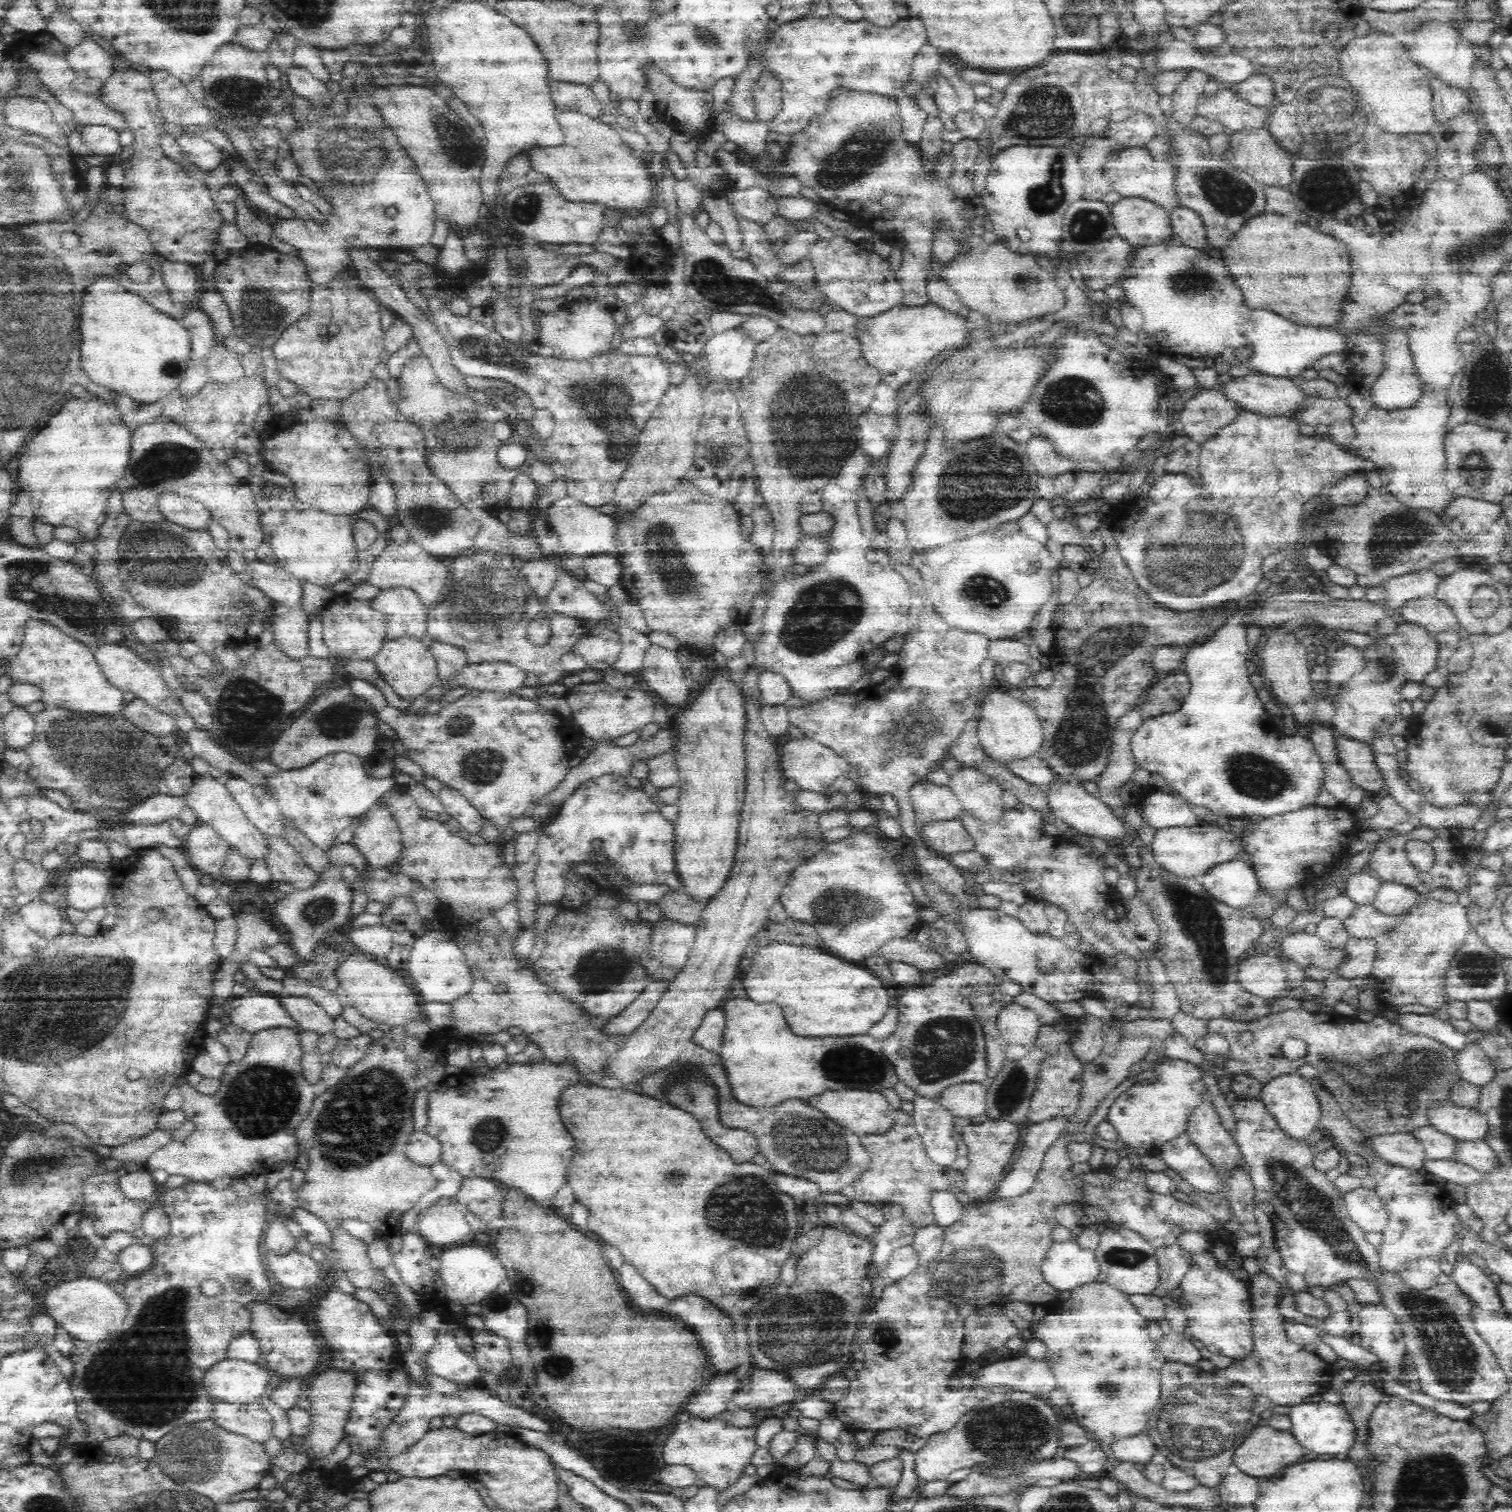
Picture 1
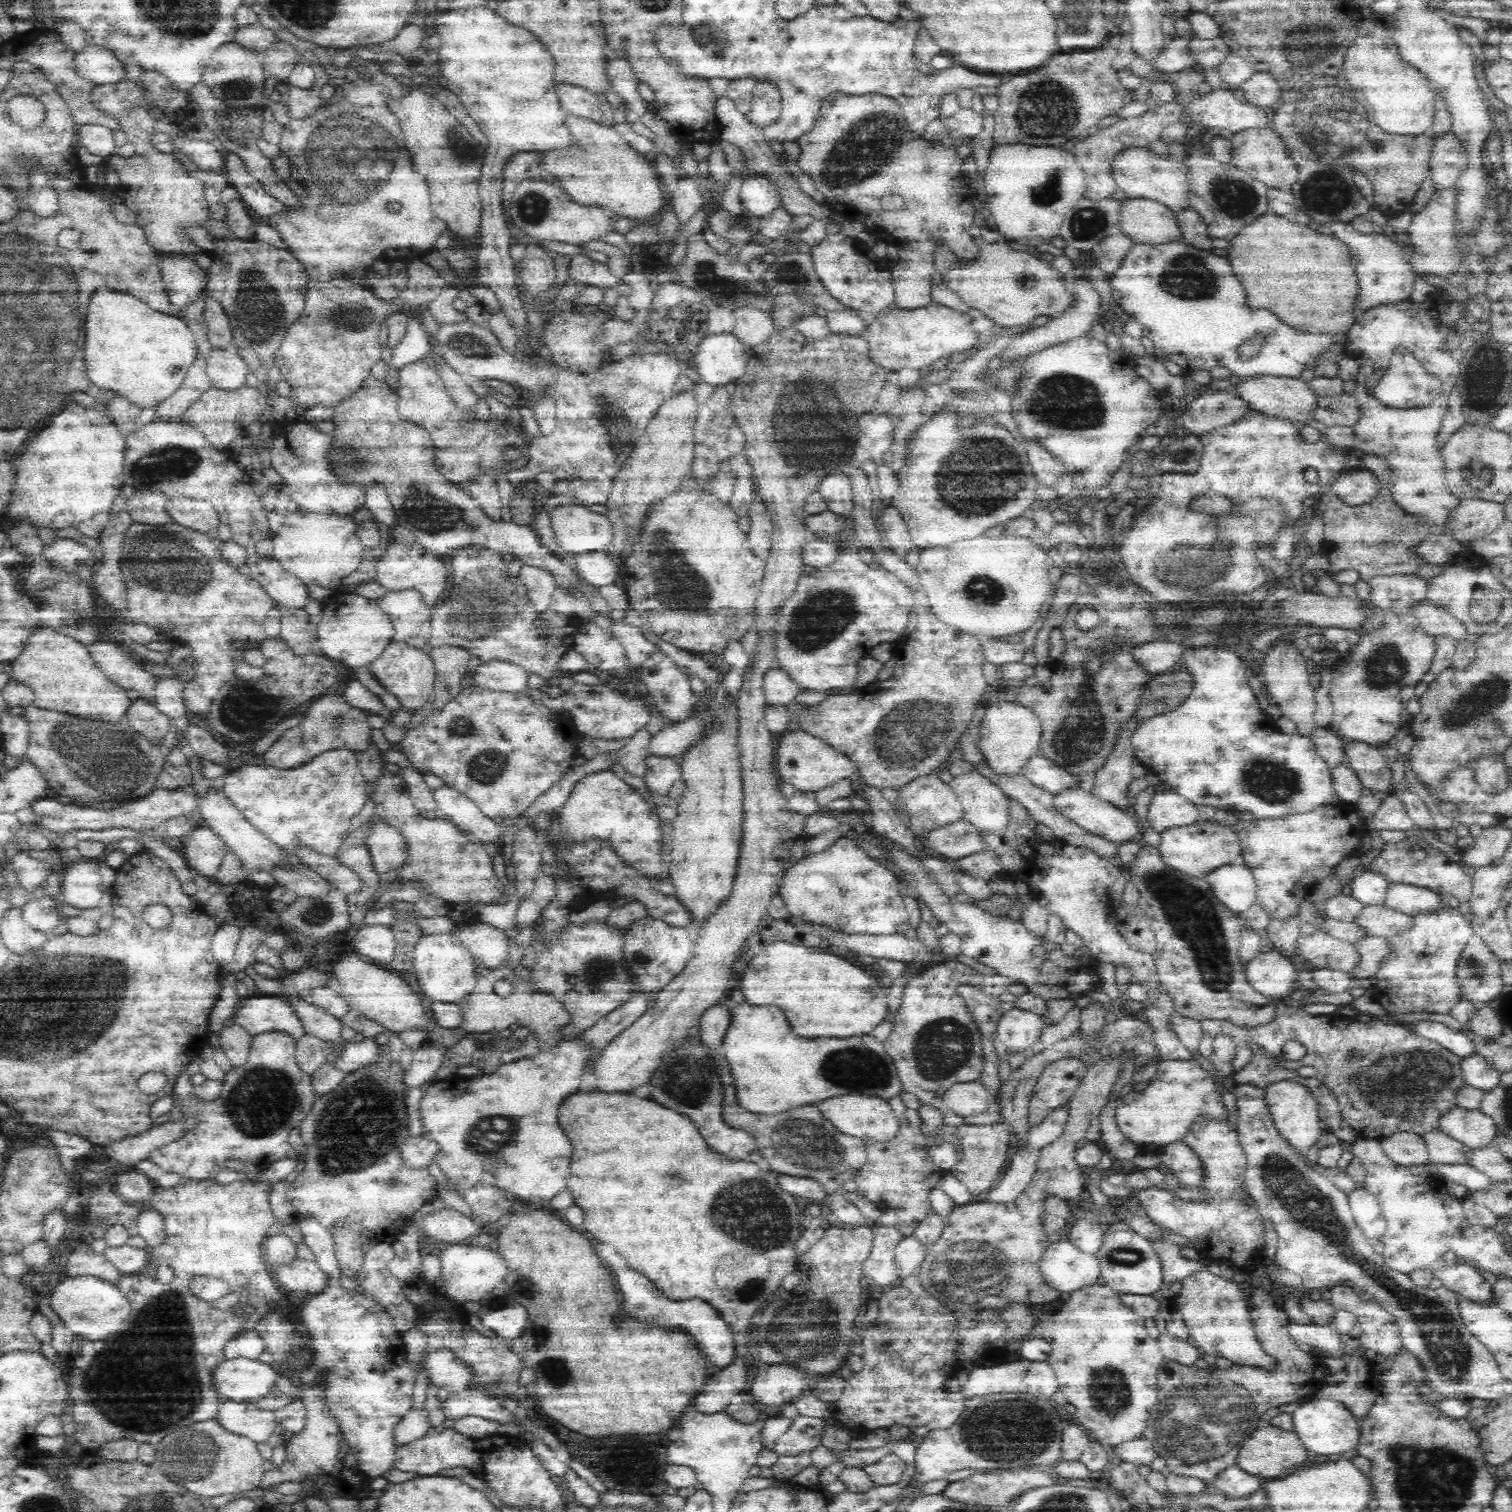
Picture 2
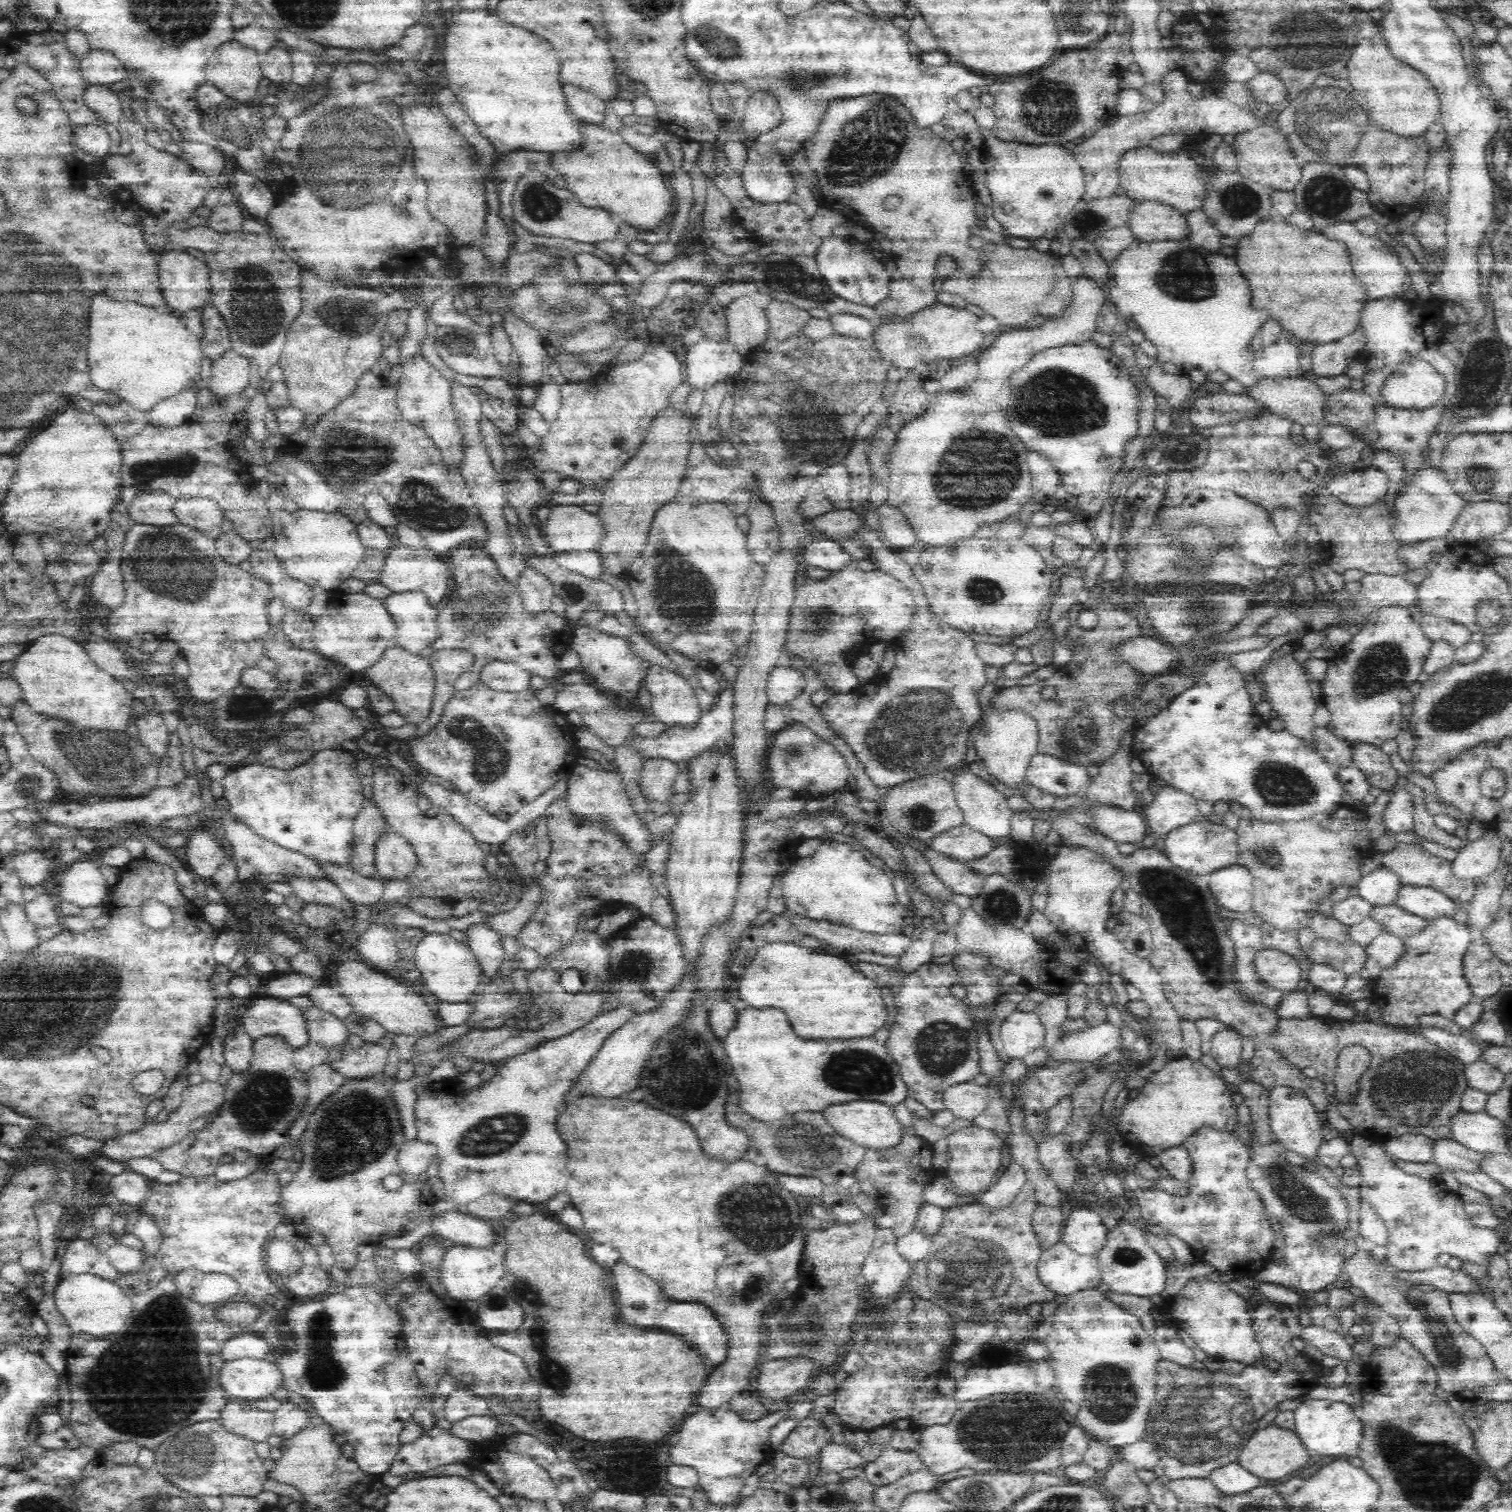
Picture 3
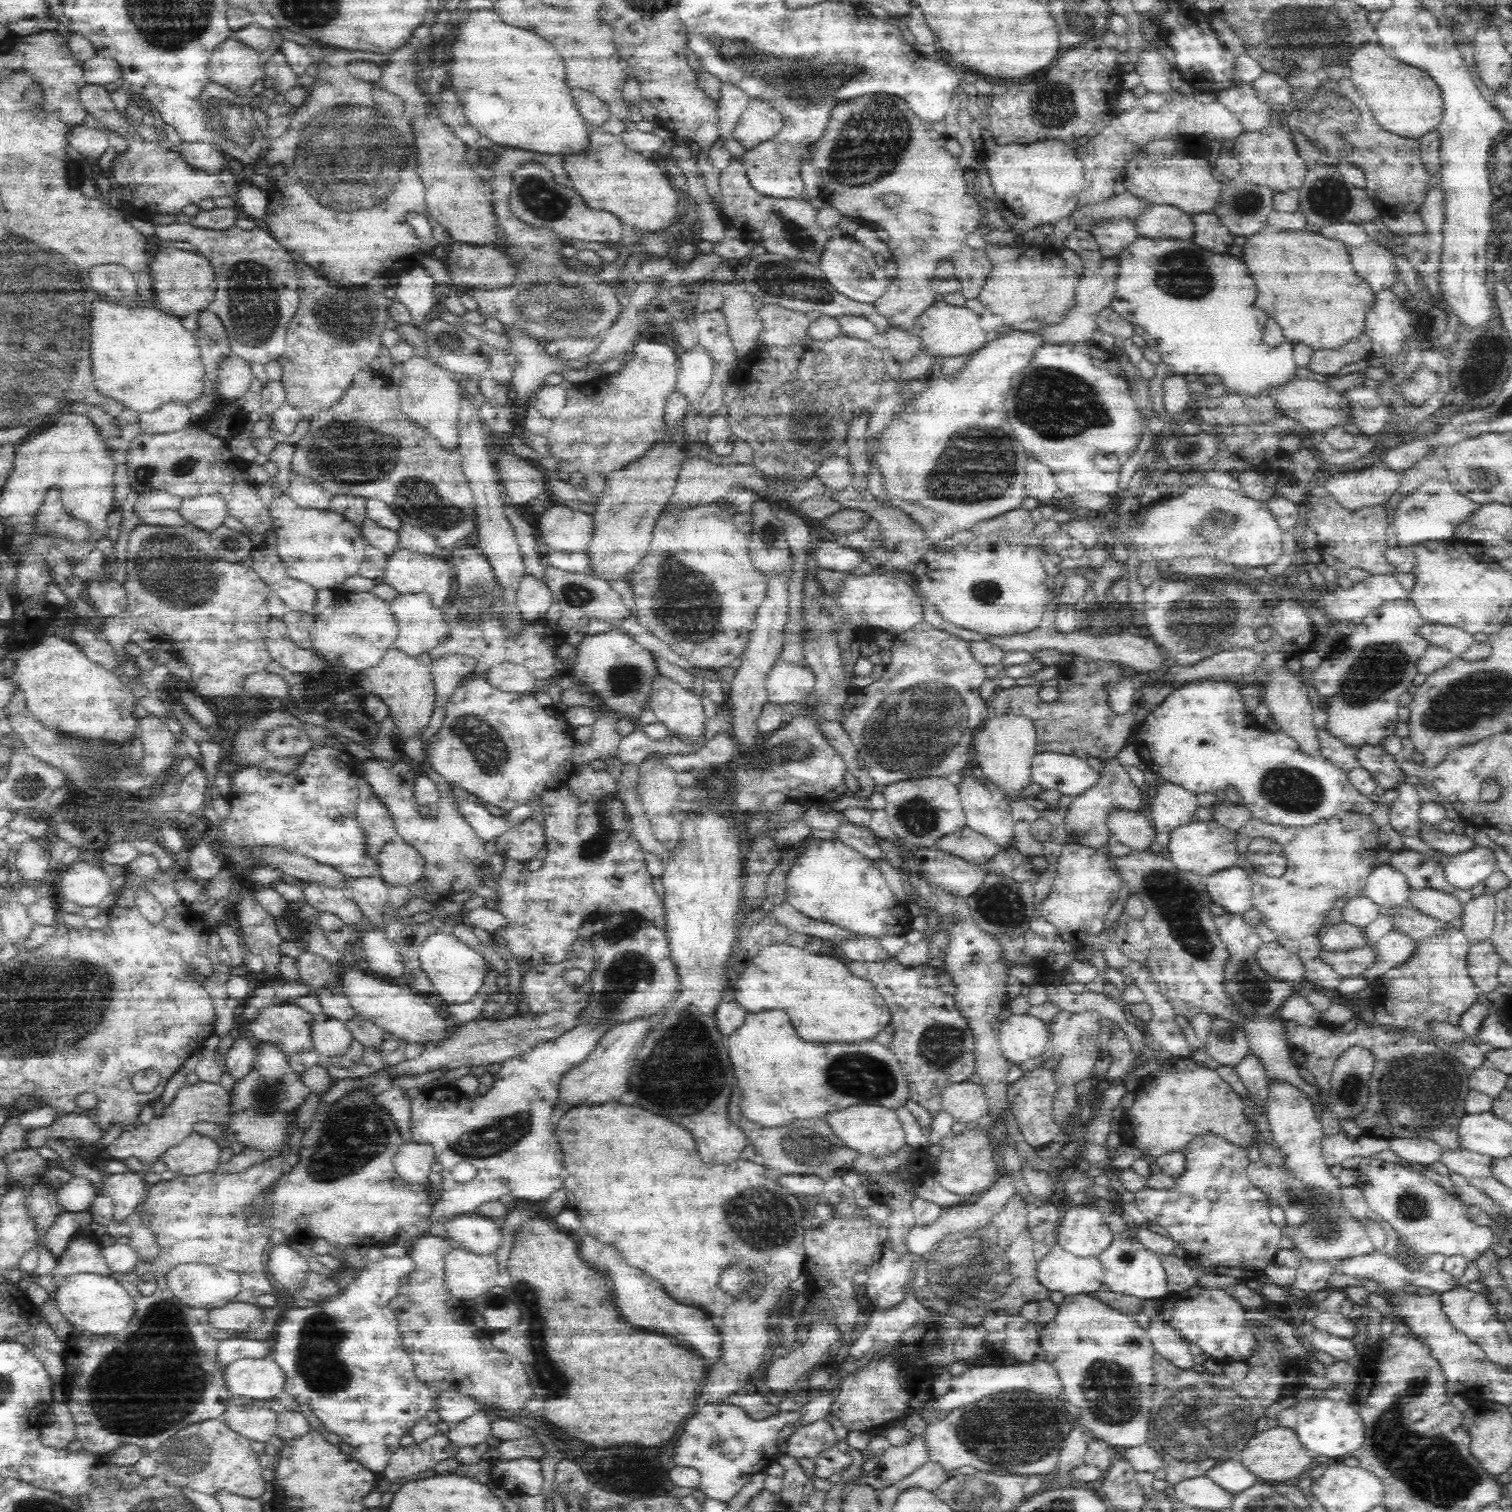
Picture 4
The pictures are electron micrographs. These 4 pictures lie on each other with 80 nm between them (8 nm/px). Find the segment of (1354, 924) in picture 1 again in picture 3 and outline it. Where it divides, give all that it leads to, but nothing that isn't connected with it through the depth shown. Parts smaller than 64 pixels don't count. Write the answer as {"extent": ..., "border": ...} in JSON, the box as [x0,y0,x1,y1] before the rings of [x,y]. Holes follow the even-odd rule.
{"extent":[1369,906,1425,938],"border":[[[1377,906],[1372,907],[1369,919],[1375,922],[1384,933],[1406,938],[1411,934],[1421,931],[1425,927],[1425,919],[1402,910],[1399,906]]]}

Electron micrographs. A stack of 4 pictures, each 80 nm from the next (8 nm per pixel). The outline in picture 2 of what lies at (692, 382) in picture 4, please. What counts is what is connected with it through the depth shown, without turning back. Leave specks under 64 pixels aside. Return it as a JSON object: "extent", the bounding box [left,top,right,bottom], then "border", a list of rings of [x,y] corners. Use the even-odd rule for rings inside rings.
{"extent":[692,332,752,387],"border":[[[733,332],[704,336],[692,349],[698,381],[718,387],[734,383],[746,374],[752,347]]]}

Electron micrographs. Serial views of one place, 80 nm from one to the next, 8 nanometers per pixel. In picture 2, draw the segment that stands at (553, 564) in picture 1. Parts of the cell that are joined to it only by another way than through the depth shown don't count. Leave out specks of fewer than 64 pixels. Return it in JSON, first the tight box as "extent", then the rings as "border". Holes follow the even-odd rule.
{"extent":[519,565,558,614],"border":[[[523,565],[519,578],[529,593],[535,612],[544,614],[544,612],[548,611],[552,594],[554,594],[554,590],[558,586],[554,574],[547,572],[545,569],[537,568],[536,565]]]}

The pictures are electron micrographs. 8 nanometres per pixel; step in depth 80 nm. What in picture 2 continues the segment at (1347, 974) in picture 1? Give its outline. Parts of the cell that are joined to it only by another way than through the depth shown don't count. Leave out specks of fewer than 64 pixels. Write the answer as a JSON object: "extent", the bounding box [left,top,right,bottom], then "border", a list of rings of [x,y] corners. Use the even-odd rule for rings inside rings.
{"extent":[1348,936,1389,978],"border":[[[1366,936],[1355,940],[1351,945],[1356,949],[1359,959],[1348,972],[1351,978],[1371,978],[1375,976],[1377,964],[1389,953],[1387,940],[1382,936]]]}

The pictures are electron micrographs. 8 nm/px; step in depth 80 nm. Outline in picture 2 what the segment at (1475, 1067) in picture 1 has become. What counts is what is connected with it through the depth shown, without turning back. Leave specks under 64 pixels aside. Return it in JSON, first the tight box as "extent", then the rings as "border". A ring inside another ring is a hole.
{"extent":[1460,1053,1501,1092],"border":[[[1479,1053],[1461,1058],[1460,1069],[1467,1085],[1488,1092],[1498,1084],[1501,1074],[1492,1067]]]}

